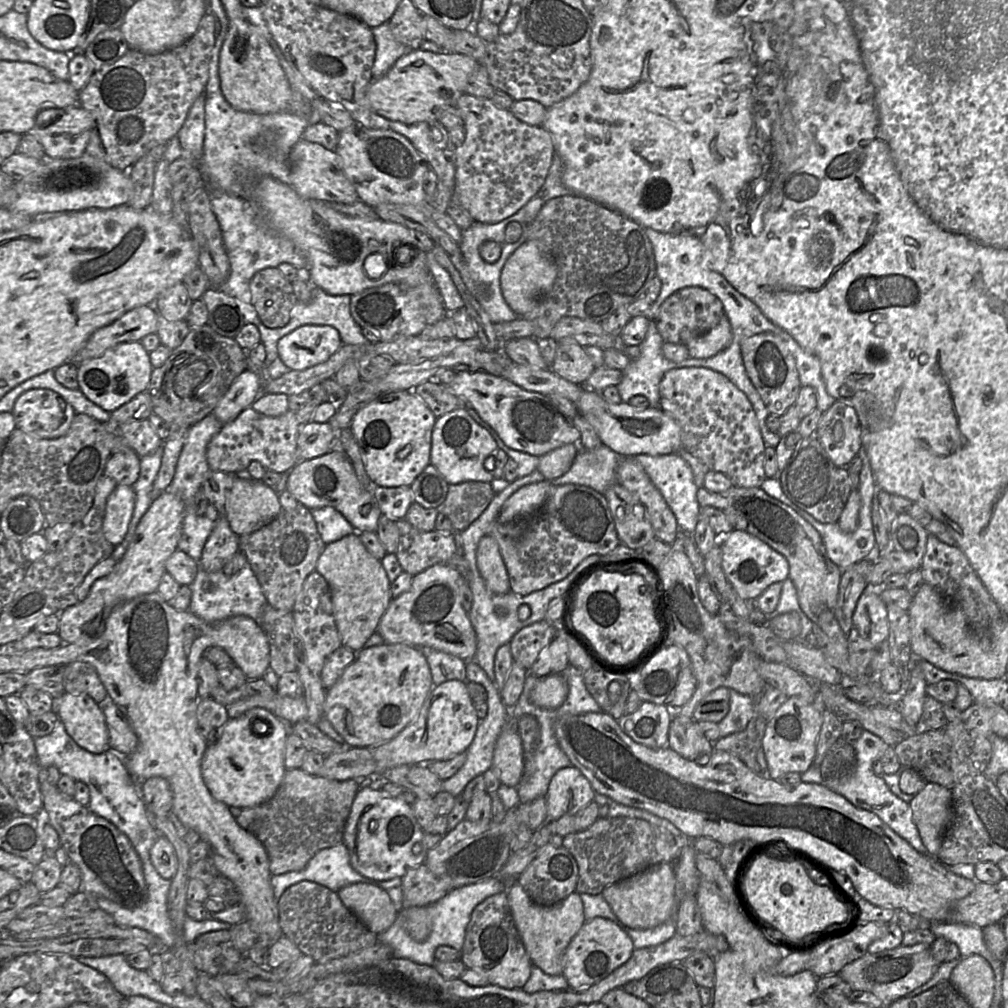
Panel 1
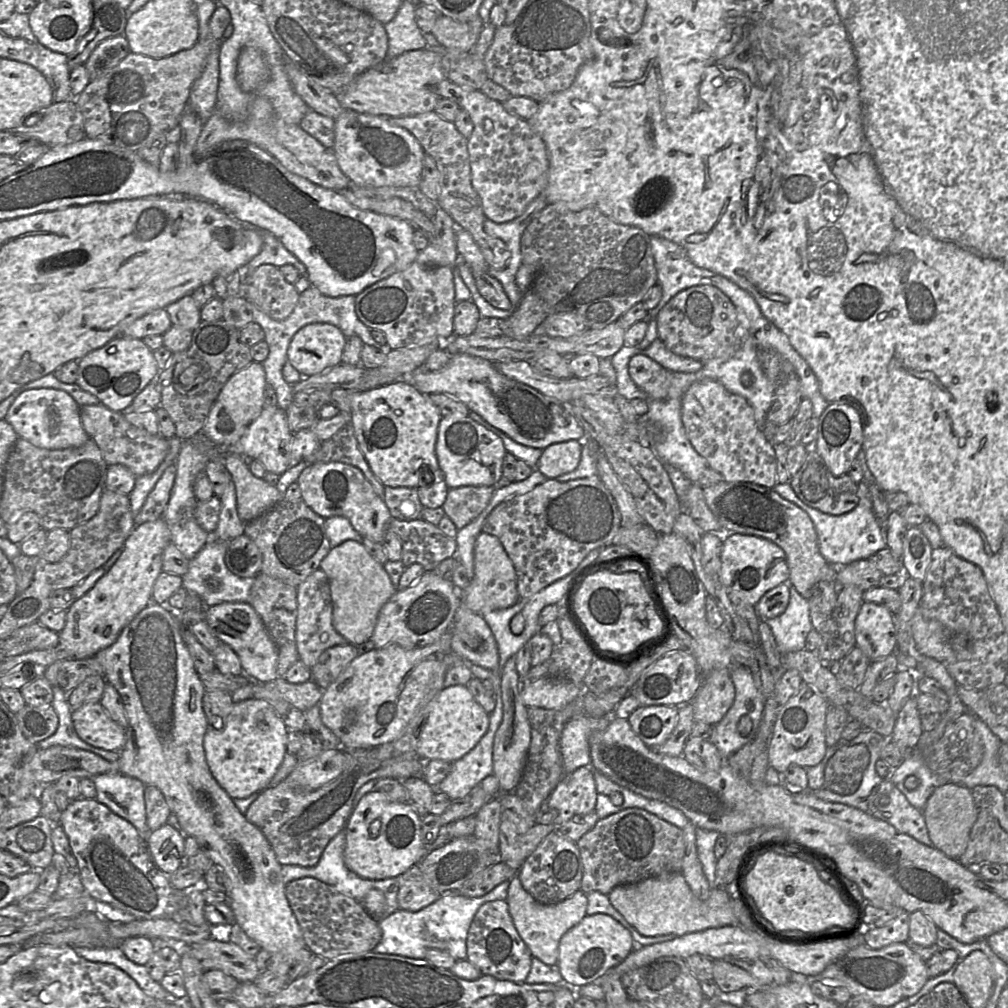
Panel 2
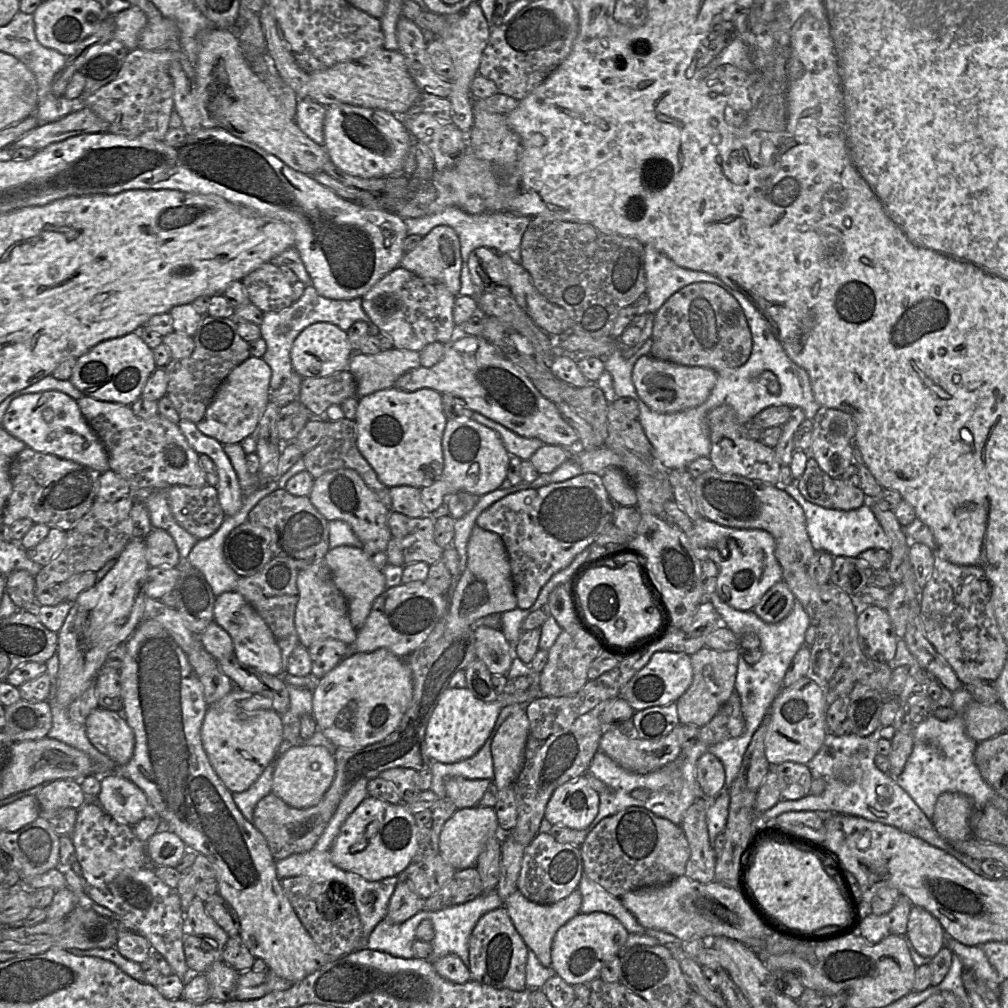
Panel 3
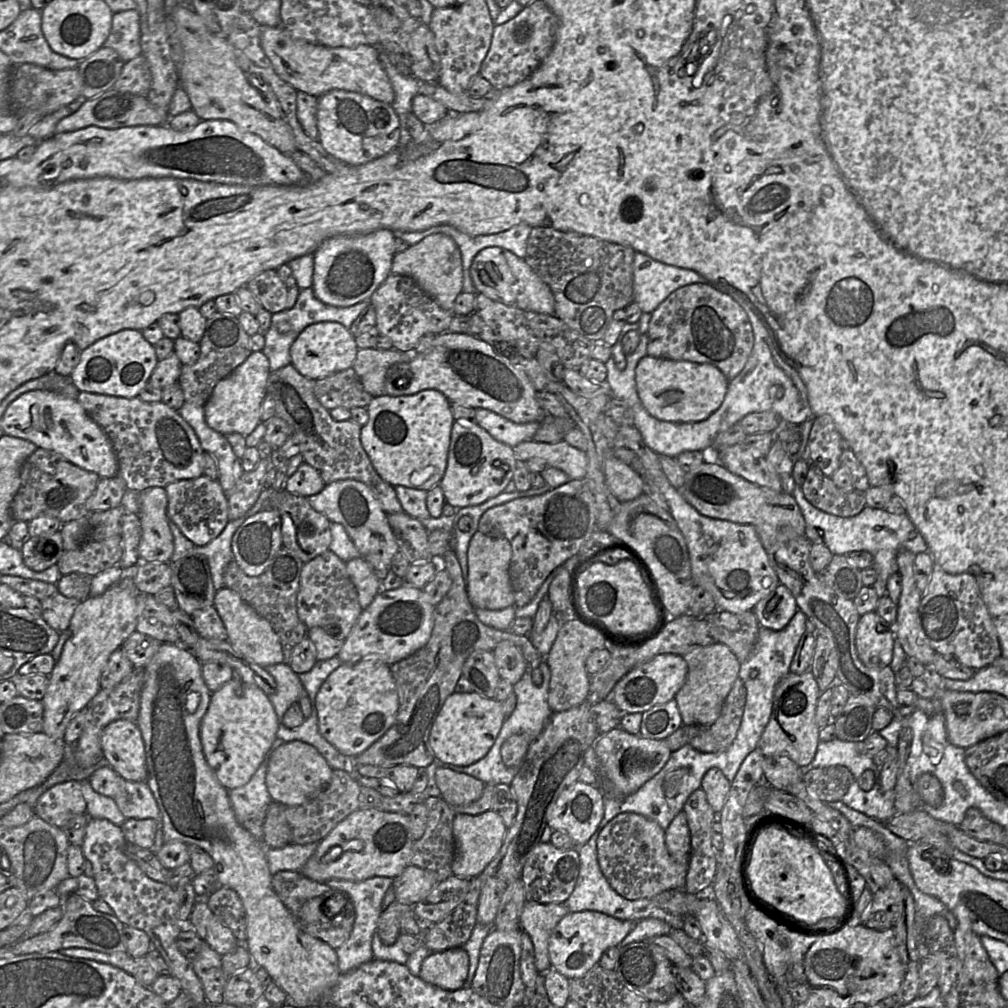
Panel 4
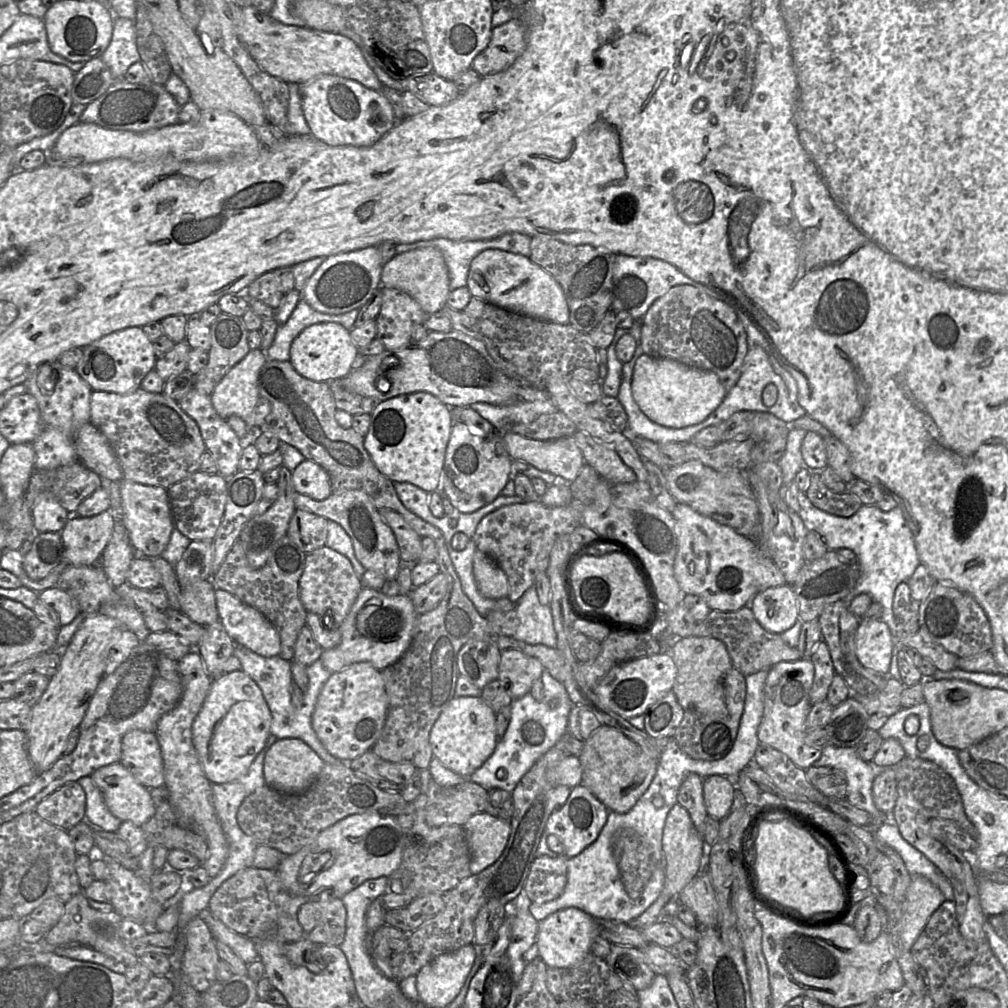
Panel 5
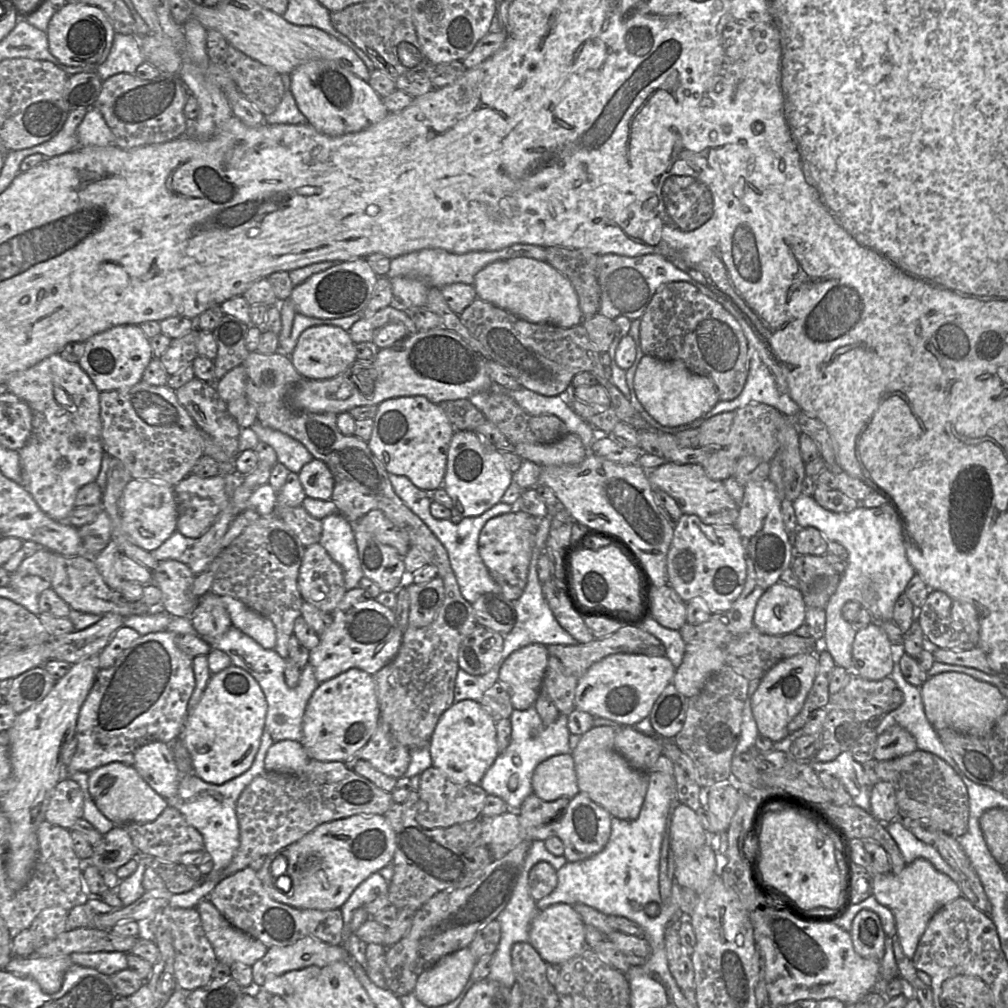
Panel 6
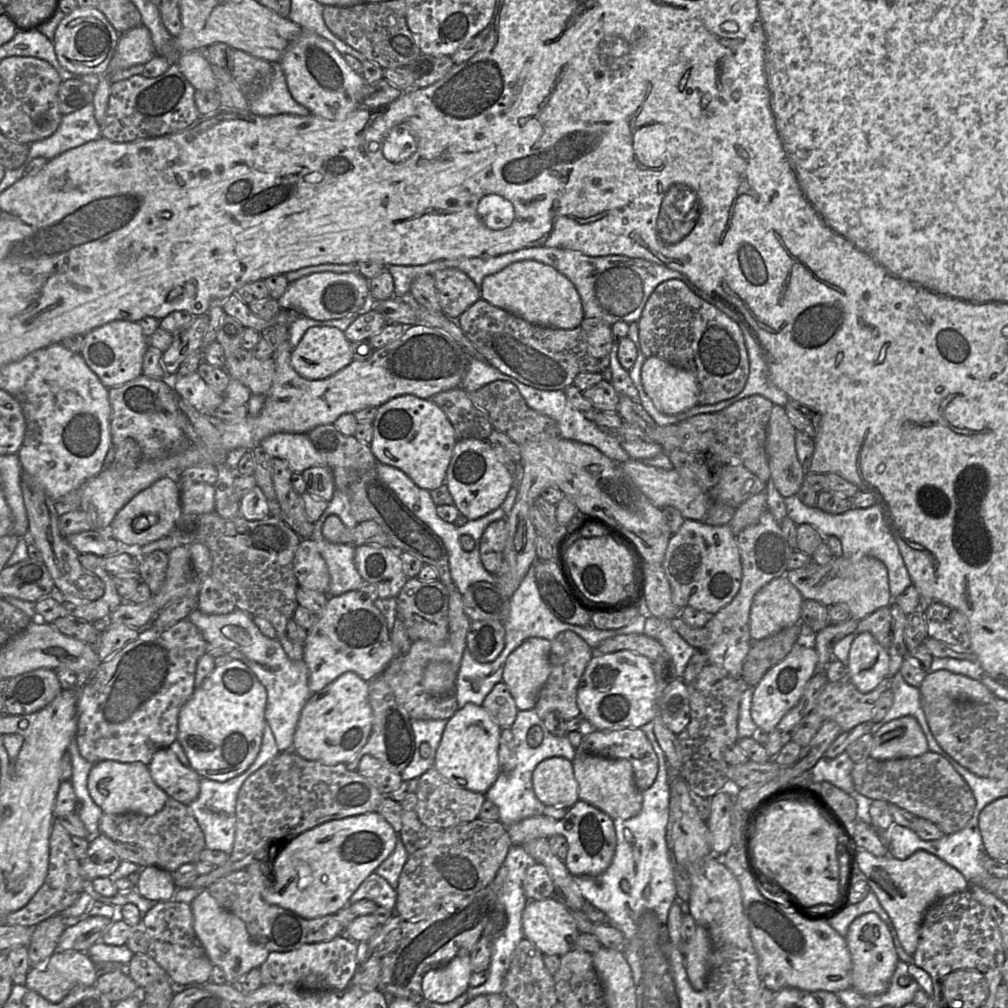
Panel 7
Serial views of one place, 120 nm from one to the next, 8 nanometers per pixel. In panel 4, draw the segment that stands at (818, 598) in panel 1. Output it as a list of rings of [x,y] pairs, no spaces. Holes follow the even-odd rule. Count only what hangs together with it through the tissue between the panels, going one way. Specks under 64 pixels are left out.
[[[712,457],[686,472],[683,486],[677,490],[693,508],[706,517],[755,527],[767,552],[776,543],[778,532],[784,526],[791,527],[798,536],[805,536],[805,521],[792,495],[757,486],[731,473]]]

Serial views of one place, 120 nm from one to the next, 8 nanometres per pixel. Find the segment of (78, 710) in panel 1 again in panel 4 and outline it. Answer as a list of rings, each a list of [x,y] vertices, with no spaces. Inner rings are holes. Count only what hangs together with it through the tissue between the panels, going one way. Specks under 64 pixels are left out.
[[[119,719],[108,724],[102,733],[101,746],[106,763],[123,779],[146,782],[145,744],[135,722]]]

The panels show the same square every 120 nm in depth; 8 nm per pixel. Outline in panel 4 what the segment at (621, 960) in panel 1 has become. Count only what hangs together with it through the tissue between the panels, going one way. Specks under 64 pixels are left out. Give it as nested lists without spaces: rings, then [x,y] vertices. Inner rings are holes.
[[[592,910],[569,912],[557,923],[549,938],[548,955],[551,968],[567,979],[582,977],[599,963],[606,949],[614,946],[618,947],[637,922],[620,920]]]

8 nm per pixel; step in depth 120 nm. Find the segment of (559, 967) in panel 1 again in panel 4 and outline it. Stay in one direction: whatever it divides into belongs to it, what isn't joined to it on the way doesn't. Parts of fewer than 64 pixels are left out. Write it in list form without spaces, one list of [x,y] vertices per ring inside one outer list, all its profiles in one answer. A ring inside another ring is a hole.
[[[526,901],[519,923],[523,932],[531,938],[534,948],[534,963],[539,973],[551,968],[549,938],[557,923],[569,913],[564,903],[536,903]]]

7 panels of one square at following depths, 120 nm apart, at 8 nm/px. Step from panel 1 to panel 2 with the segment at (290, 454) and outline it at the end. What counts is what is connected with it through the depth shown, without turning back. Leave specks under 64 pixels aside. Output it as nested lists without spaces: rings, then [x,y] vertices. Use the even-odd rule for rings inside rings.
[[[263,408],[242,437],[226,453],[260,461],[267,472],[283,474],[289,468],[289,452],[293,433],[289,429],[286,410]]]

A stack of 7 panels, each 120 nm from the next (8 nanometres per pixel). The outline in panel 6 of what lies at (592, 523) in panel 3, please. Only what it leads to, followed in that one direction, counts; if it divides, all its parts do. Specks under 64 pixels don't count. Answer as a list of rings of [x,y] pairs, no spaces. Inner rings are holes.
[[[519,510],[495,516],[488,520],[479,536],[479,553],[491,576],[509,600],[517,600],[523,593],[528,578],[538,519]]]

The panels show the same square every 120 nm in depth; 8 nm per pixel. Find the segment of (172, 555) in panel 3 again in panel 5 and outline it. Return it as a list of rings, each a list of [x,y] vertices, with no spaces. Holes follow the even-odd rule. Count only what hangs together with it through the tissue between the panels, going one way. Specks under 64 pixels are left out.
[[[123,479],[120,482],[120,493],[121,520],[128,530],[136,554],[149,559],[160,557],[175,527],[167,489]]]

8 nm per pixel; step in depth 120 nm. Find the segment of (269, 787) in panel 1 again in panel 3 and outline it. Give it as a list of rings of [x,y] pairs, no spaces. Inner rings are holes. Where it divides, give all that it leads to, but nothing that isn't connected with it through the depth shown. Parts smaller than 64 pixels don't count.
[[[237,687],[208,706],[201,728],[202,744],[214,771],[229,791],[246,791],[260,777],[284,740],[283,726],[270,699]]]

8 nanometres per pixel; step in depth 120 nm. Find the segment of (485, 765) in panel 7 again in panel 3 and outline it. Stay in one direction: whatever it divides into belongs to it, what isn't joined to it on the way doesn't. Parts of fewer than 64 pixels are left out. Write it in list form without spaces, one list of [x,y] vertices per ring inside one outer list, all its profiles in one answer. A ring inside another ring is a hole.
[[[540,684],[539,687],[531,686],[528,690],[524,691],[504,692],[496,701],[491,703],[478,699],[467,687],[448,688],[439,699],[426,728],[425,746],[428,757],[432,762],[437,761],[444,764],[451,764],[474,756],[486,742],[499,713],[504,707],[512,704],[528,704],[538,696],[544,696],[540,694]]]

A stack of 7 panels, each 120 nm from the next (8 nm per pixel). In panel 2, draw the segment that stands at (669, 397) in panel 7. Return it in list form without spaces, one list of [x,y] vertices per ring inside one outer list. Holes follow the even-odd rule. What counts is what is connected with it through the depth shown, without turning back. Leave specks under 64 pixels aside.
[[[646,355],[633,356],[628,364],[632,381],[651,399],[664,400],[668,397],[671,373]]]

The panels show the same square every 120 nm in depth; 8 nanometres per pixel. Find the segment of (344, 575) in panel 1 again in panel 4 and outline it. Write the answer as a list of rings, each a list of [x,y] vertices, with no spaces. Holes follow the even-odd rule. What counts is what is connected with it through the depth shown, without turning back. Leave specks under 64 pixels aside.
[[[363,557],[346,562],[346,569],[357,590],[361,608],[367,608],[381,591],[382,581],[370,570]]]

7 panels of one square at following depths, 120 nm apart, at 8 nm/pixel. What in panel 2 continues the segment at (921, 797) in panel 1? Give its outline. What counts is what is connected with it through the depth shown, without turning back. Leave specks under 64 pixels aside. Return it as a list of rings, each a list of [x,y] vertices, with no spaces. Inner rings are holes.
[[[945,783],[932,792],[922,814],[933,846],[948,857],[958,860],[966,850],[969,833],[977,819],[971,790],[961,784]]]

